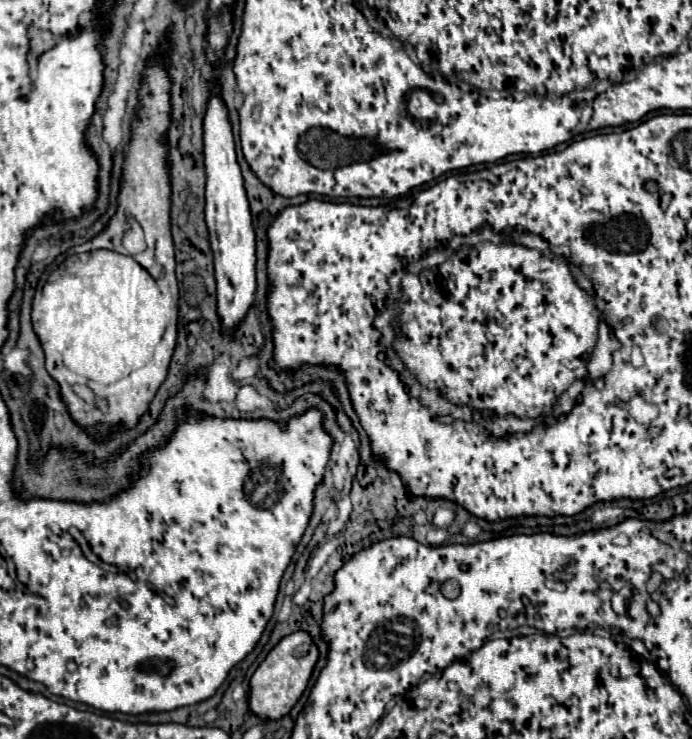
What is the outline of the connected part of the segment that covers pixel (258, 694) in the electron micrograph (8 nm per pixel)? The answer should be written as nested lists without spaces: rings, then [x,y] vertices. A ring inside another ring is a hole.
[[[297,630],[289,636],[285,636],[271,652],[269,656],[259,664],[259,668],[255,670],[255,674],[251,676],[251,710],[261,716],[261,718],[269,718],[269,720],[277,720],[283,718],[285,714],[289,714],[289,710],[297,704],[297,700],[301,698],[301,694],[307,688],[307,682],[313,674],[313,668],[317,664],[319,658],[319,650],[311,638],[309,632]],[[303,644],[309,644],[307,654],[303,656],[295,656],[295,650]]]

